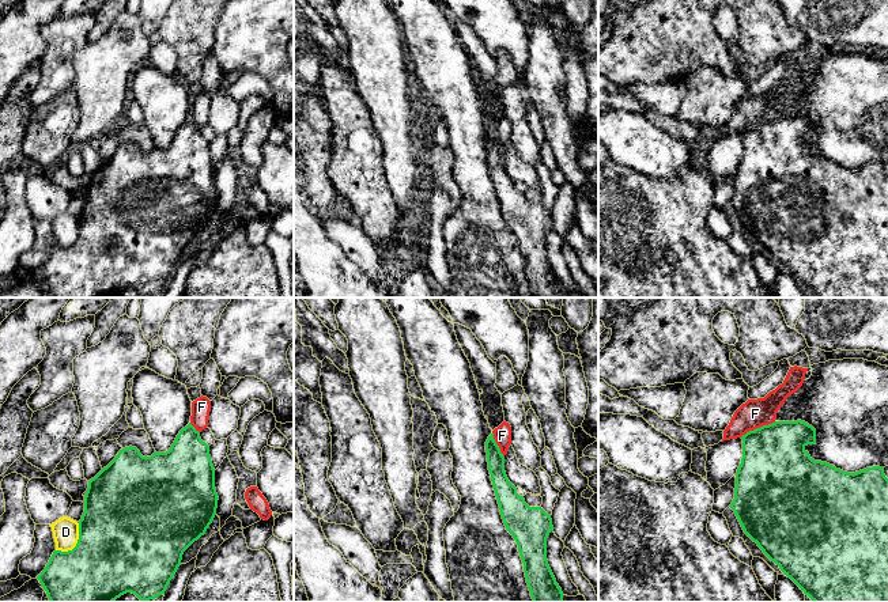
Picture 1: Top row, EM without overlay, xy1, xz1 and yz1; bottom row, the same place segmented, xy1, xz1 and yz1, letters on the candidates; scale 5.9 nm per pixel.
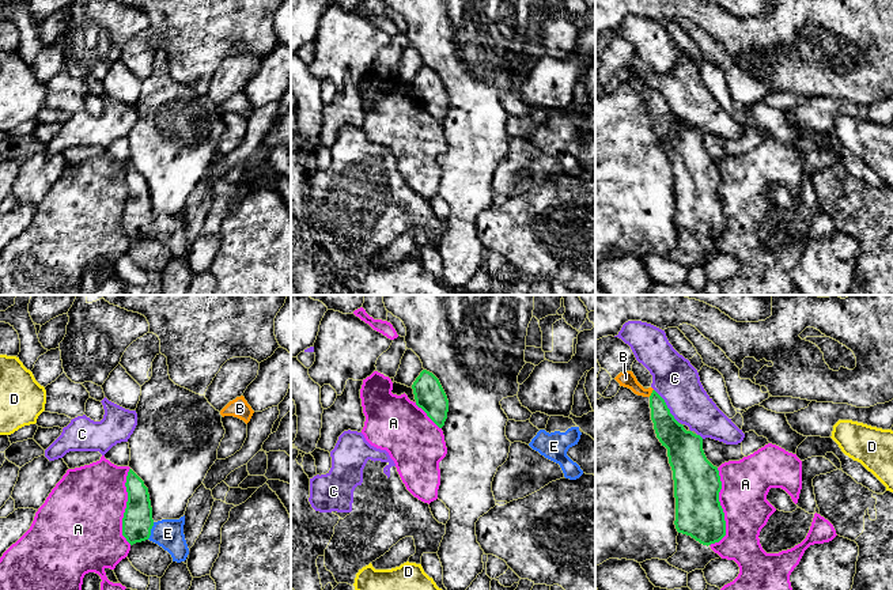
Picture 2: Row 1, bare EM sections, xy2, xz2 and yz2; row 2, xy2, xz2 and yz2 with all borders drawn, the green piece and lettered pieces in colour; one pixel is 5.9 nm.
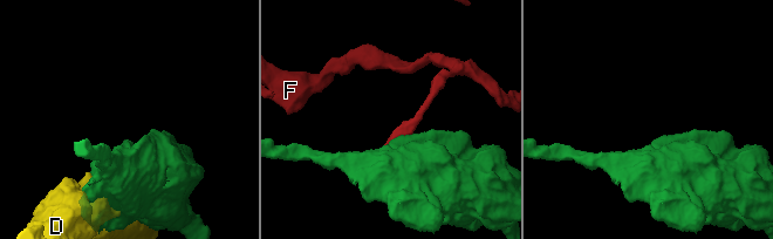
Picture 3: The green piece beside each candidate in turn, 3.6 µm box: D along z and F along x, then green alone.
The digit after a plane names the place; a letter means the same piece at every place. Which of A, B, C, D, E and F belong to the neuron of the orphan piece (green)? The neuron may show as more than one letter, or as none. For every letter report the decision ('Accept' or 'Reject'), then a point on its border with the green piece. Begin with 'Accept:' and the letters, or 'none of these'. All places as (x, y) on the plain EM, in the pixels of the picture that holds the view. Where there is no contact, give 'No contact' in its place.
Accept: E
A: Reject. Touches green at yz2 (722, 204)
B: Reject. Touches green at yz2 (651, 89)
C: Reject. Touches green at yz2 (666, 102)
D: Reject. Touches green at xy1 (76, 239)
E: Accept. Touches green at xy2 (150, 226)
F: Reject. Touches green at yz1 (758, 124)

